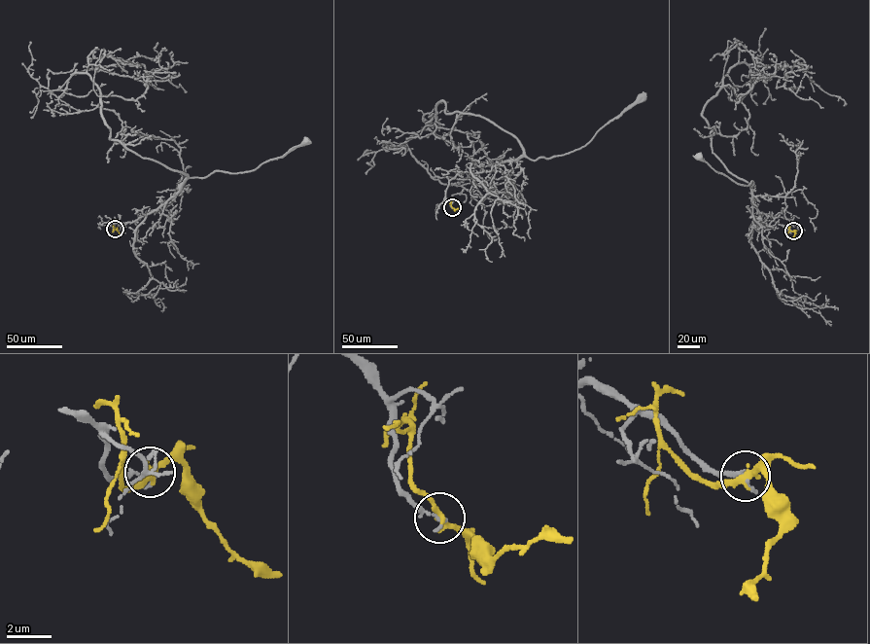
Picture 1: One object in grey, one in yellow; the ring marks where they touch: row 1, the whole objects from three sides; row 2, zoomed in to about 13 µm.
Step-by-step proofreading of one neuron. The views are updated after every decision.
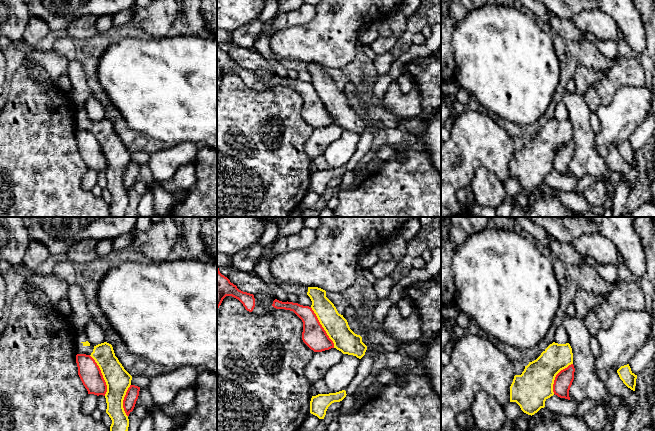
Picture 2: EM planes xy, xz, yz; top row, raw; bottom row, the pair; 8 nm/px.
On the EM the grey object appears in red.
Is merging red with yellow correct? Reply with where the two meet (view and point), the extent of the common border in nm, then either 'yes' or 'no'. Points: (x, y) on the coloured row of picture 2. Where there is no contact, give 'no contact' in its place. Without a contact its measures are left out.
xy (102, 375) | 360 nm | no

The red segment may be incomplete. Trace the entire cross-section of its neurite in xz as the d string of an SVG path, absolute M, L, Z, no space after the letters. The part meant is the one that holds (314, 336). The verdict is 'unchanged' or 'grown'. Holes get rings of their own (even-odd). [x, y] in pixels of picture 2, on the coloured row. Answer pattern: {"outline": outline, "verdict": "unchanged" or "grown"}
{"outline": "M277 299L273 301L272 306L276 309L293 311L302 320L302 340L311 350L322 352L334 348L333 341L327 335L311 307Z", "verdict": "unchanged"}

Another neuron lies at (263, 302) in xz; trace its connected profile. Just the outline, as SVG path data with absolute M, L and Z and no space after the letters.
M259 293L254 295L255 298L255 307L252 311L253 314L257 316L263 316L273 313L276 308L272 306L275 298L271 297L268 294Z

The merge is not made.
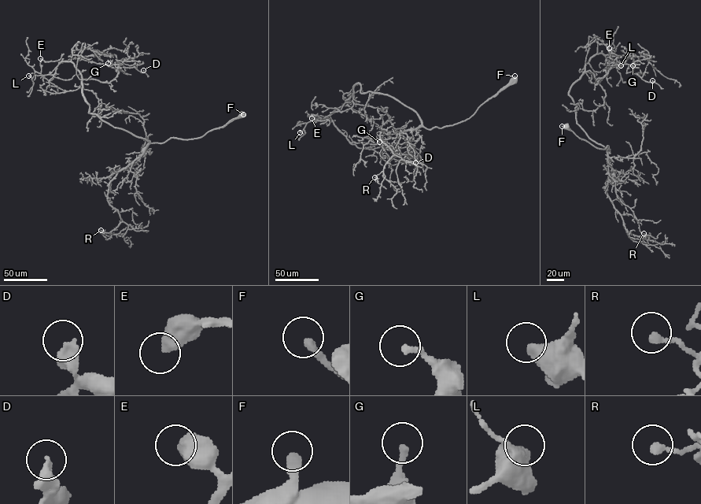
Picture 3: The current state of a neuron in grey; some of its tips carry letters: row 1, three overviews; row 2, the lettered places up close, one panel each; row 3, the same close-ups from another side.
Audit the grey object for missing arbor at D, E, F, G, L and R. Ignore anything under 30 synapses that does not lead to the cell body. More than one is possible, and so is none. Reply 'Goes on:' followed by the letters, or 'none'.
Goes on: none

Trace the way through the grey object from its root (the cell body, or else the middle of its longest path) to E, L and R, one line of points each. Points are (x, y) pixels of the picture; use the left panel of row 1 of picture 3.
E: (242, 115), (198, 138), (151, 142), (89, 113), (72, 63), (42, 75), (40, 58)
L: (242, 115), (198, 138), (151, 142), (89, 113), (82, 75), (71, 61), (62, 61), (53, 75), (28, 75)
R: (242, 115), (198, 138), (149, 143), (109, 183), (107, 200), (122, 221), (109, 232), (101, 230)

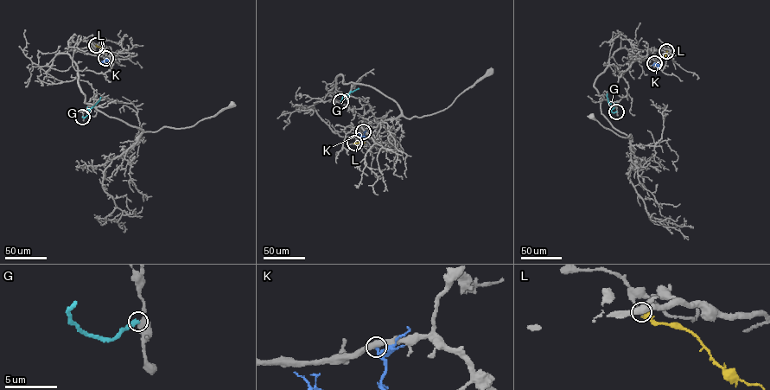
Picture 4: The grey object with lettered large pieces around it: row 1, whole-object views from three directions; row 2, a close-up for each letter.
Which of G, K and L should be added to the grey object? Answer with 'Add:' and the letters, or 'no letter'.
Add: no letter

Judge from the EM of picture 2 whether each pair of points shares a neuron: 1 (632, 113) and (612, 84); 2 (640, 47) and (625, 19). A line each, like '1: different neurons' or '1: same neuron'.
1: different neurons
2: same neuron

